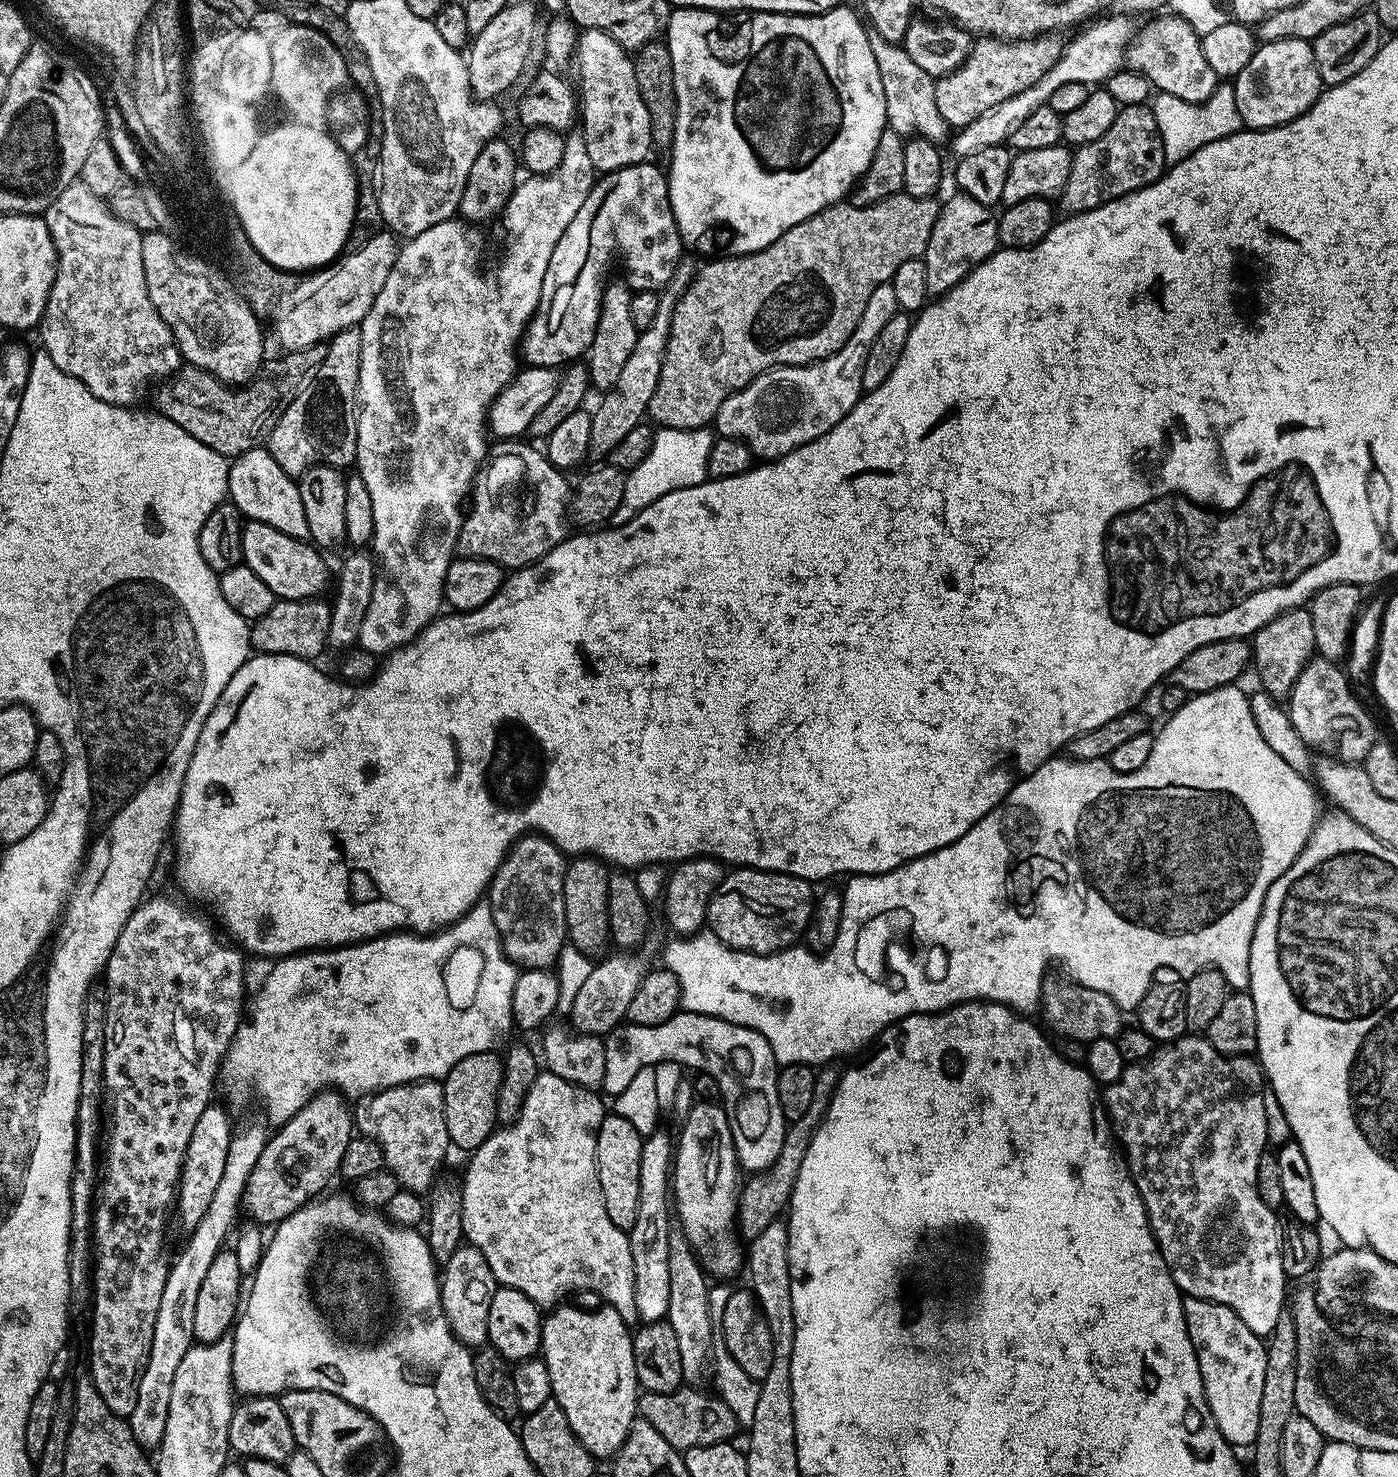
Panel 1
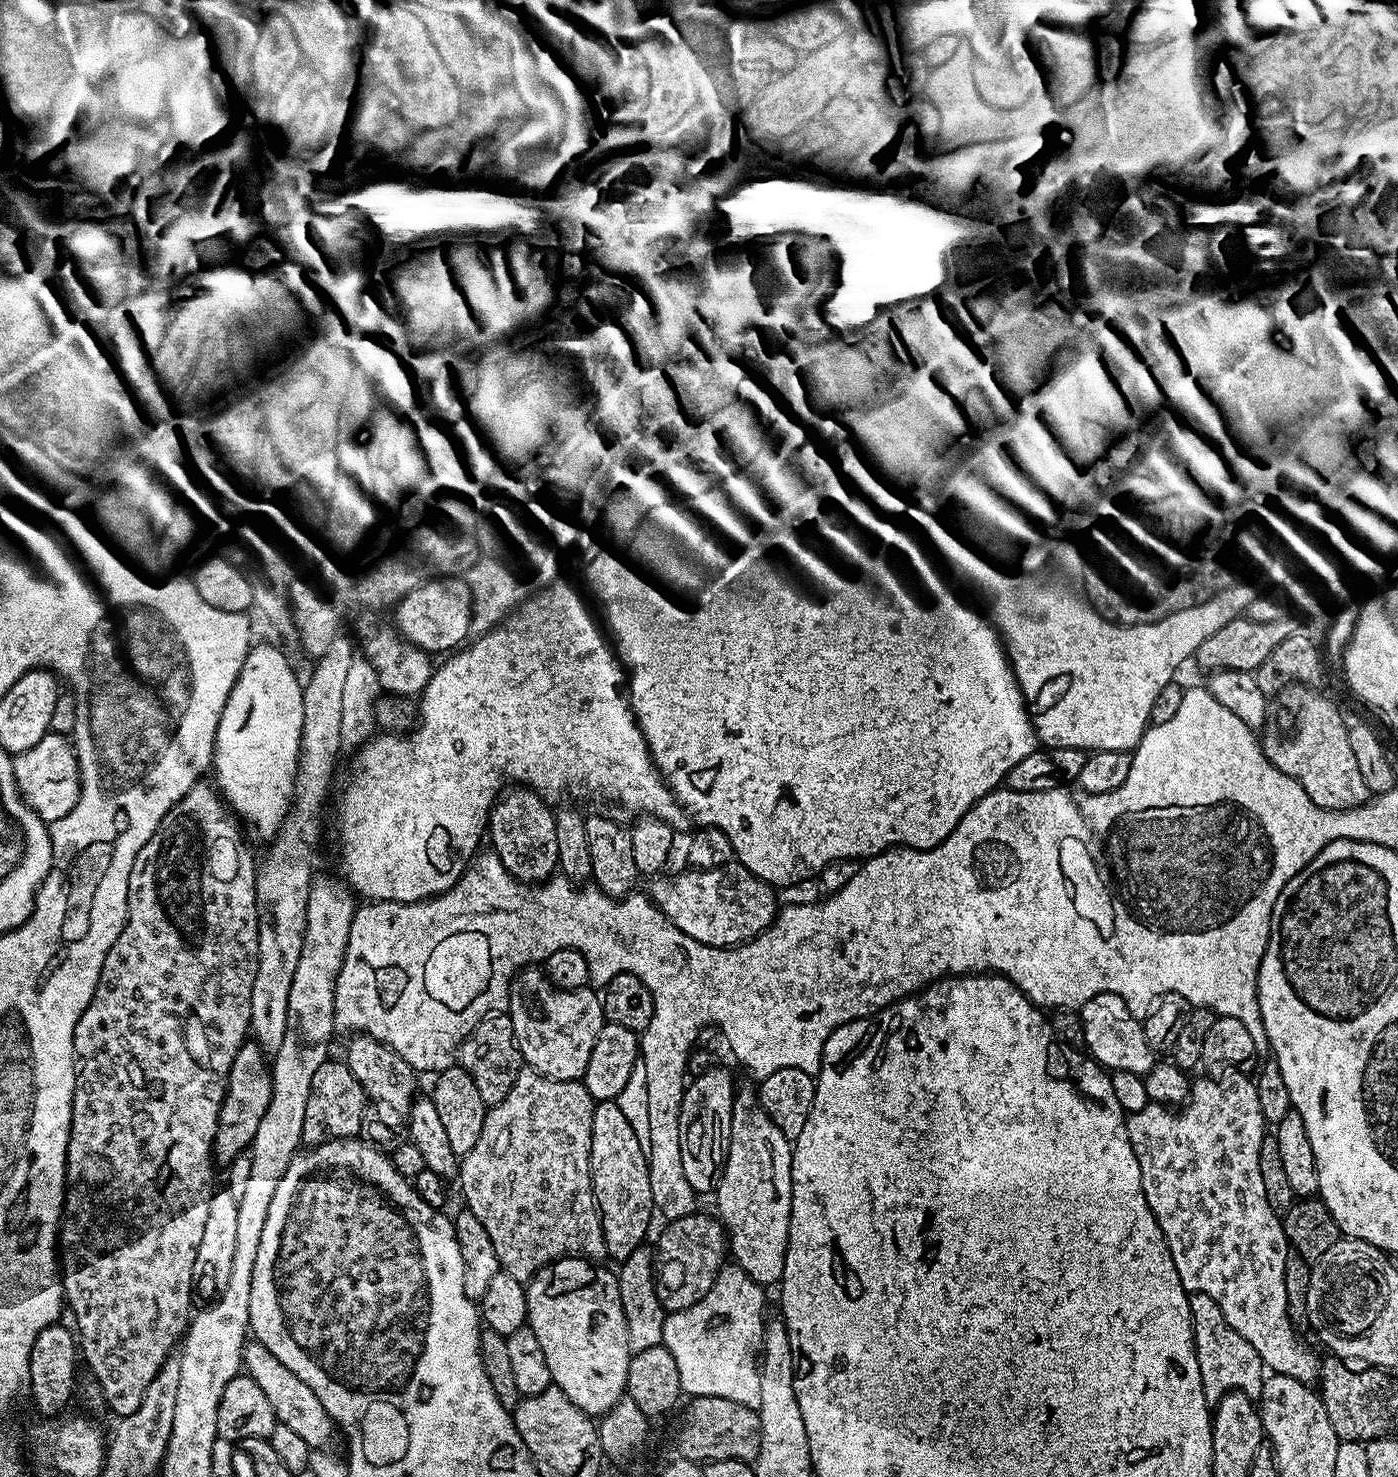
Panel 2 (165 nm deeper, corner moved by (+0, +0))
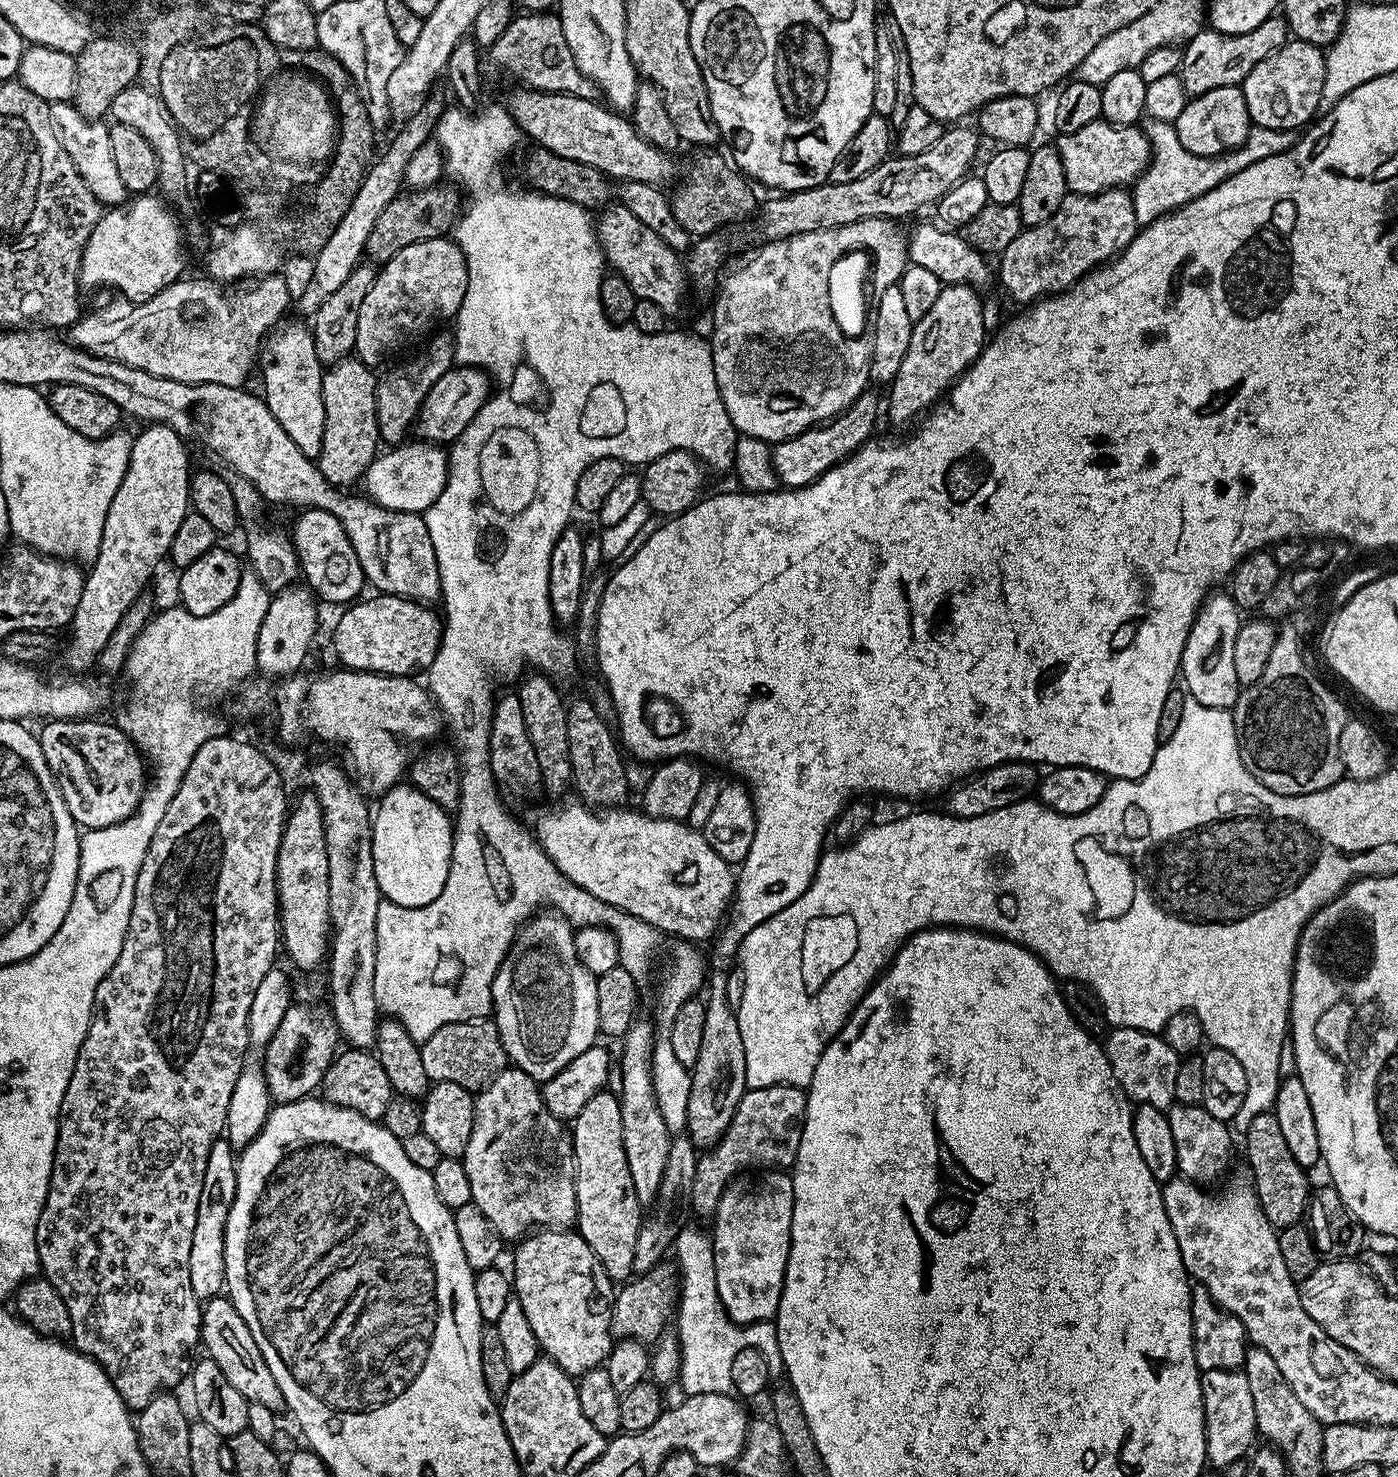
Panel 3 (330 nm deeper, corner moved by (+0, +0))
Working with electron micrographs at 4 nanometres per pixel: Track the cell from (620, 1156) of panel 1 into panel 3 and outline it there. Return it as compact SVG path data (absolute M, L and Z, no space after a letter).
M605 1090L596 1092L586 1106L571 1121L570 1131L572 1145L574 1146L574 1158L576 1159L576 1211L575 1227L578 1234L594 1250L598 1262L606 1270L606 1274L613 1282L624 1282L633 1275L634 1248L638 1240L642 1223L642 1206L636 1197L634 1182L630 1178L630 1166L626 1166L626 1150L622 1146L622 1110L620 1109L620 1097L617 1093Z

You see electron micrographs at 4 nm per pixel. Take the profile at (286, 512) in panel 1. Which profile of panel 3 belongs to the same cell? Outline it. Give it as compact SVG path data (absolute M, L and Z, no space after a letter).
M305 508L297 516L300 517L290 531L290 539L296 549L296 561L300 563L303 583L323 603L324 600L339 606L353 603L363 593L360 591L366 588L366 581L358 554L354 554L354 546L350 538L346 538L346 530L342 530L342 522L321 508Z

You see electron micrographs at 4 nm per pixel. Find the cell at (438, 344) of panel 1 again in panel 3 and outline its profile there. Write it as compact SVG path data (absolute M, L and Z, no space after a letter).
M433 335L427 341L429 342L428 349L421 356L416 356L413 360L390 369L385 376L379 377L376 385L376 417L380 438L385 445L395 446L405 443L407 436L404 435L413 431L422 402L426 394L430 394L430 386L434 386L434 382L438 382L438 378L442 378L442 374L446 374L448 369L453 367L453 337L451 335L435 336Z

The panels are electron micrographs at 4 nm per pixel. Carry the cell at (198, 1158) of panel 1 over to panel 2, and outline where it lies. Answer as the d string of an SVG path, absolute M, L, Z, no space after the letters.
M246 1042L238 1050L238 1054L234 1054L234 1066L230 1066L230 1074L224 1089L224 1101L218 1114L218 1126L212 1143L212 1155L217 1165L231 1166L234 1158L238 1158L238 1154L251 1149L258 1124L270 1105L271 1088L272 1073L266 1053L254 1042Z

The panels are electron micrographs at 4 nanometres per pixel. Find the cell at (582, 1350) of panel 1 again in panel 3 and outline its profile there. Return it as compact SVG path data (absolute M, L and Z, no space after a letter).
M540 1230L521 1239L515 1248L516 1257L510 1267L514 1299L522 1302L522 1310L526 1310L530 1330L534 1330L541 1353L573 1378L601 1367L612 1352L614 1343L610 1322L616 1292L614 1282L606 1274L602 1262L598 1262L594 1250L590 1250L584 1239L572 1230Z

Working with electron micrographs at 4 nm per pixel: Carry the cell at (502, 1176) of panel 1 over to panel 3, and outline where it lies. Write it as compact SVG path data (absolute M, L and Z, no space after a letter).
M509 1066L479 1089L474 1099L474 1130L470 1130L470 1142L462 1159L466 1175L470 1178L472 1203L482 1210L482 1214L486 1214L486 1218L490 1218L490 1226L498 1230L500 1239L505 1242L519 1241L537 1226L544 1230L564 1230L575 1225L578 1202L572 1134L565 1121L550 1114L544 1105L544 1094L537 1080L521 1068Z

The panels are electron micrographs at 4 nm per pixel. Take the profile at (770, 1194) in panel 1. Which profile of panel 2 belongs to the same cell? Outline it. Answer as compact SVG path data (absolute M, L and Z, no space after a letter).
M693 1214L669 1220L664 1233L654 1243L654 1263L658 1283L656 1293L665 1313L681 1312L698 1302L714 1286L718 1274L725 1271L724 1256L729 1255L724 1225L715 1215Z

